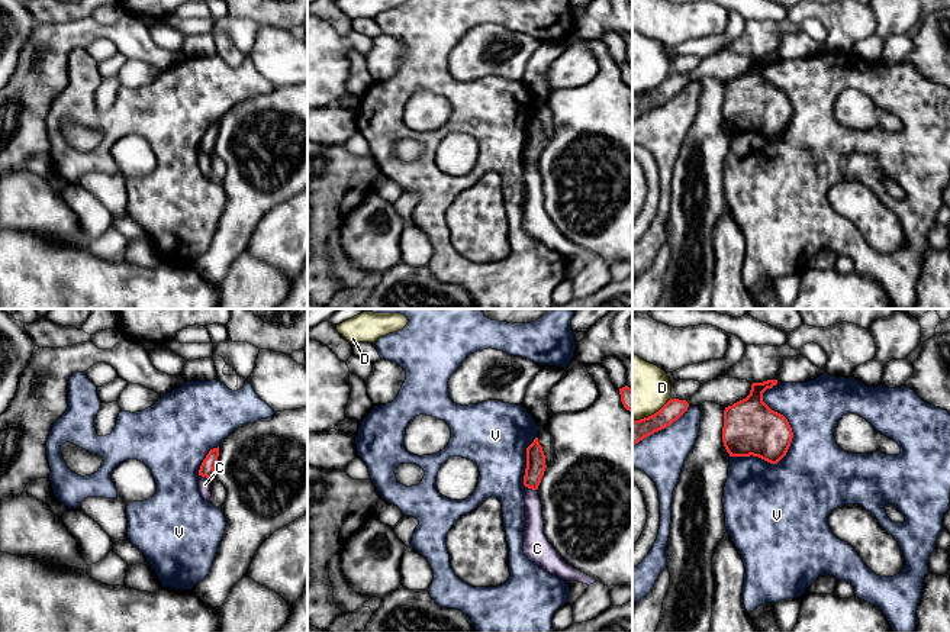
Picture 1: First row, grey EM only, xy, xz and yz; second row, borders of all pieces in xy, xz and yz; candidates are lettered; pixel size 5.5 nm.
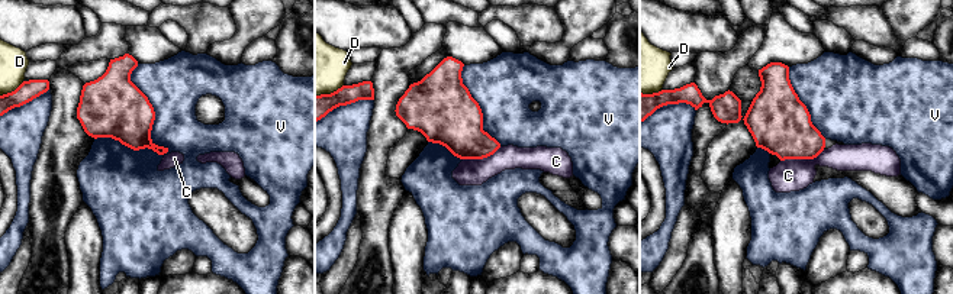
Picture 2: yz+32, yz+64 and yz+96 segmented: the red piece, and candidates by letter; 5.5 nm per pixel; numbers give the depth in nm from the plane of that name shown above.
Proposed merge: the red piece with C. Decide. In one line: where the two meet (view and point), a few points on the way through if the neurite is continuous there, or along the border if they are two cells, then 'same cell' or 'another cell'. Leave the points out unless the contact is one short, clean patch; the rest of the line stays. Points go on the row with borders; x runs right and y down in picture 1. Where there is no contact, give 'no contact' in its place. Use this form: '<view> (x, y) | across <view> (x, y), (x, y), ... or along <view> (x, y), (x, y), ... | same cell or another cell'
xy (206, 477) | along xy (200, 474), (211, 480) | another cell

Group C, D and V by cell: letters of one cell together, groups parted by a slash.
C / D / V

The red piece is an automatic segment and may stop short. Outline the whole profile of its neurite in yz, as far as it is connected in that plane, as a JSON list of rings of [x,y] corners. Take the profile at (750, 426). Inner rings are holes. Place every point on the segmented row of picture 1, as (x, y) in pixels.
[[[767,380],[763,383],[753,383],[750,394],[725,407],[722,442],[730,457],[759,457],[770,464],[777,464],[788,452],[793,432],[788,419],[772,410],[763,402],[763,393],[777,384],[777,380]]]

